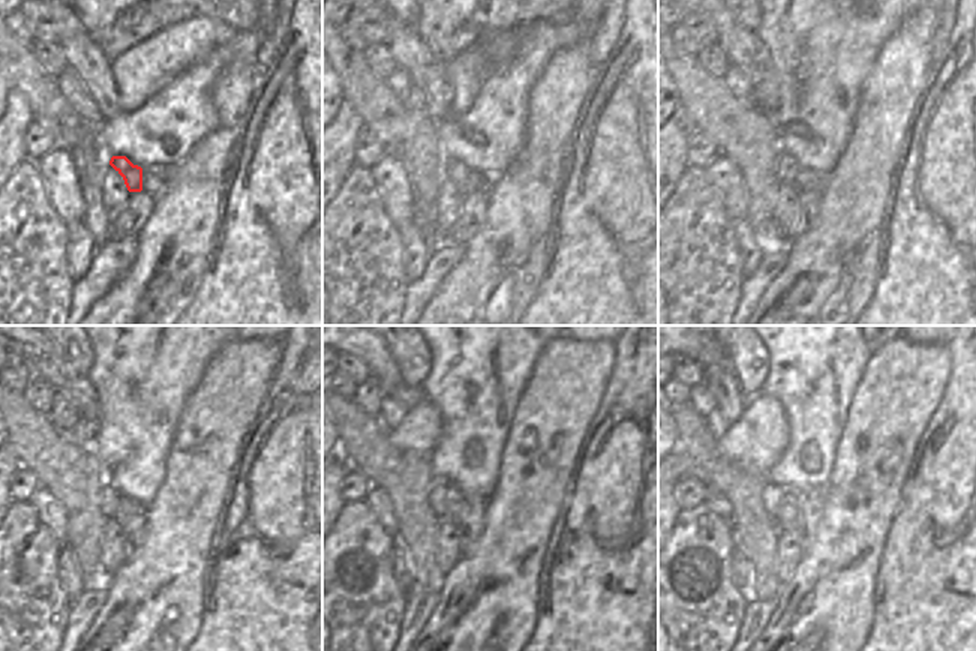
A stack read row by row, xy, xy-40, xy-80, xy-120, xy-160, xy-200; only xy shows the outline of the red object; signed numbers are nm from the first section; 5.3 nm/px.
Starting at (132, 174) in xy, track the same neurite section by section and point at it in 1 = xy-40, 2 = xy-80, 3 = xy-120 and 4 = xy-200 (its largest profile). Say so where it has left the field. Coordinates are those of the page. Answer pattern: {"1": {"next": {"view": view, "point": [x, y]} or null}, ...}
{"1": {"next": {"view": "xy-40", "point": [455, 170]}}, "2": {"next": {"view": "xy-80", "point": [786, 168]}}, "3": {"next": {"view": "xy-120", "point": [110, 498]}}, "4": {"next": {"view": "xy-200", "point": [772, 494]}}}

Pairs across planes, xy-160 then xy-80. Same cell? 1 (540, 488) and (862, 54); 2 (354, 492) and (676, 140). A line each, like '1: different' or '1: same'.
1: different
2: different

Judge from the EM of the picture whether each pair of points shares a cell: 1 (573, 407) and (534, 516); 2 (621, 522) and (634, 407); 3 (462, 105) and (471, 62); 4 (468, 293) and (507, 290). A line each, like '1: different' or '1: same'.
1: same
2: same
3: same
4: same

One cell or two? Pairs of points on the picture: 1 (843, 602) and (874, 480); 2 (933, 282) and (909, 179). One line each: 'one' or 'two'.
1: one
2: one

